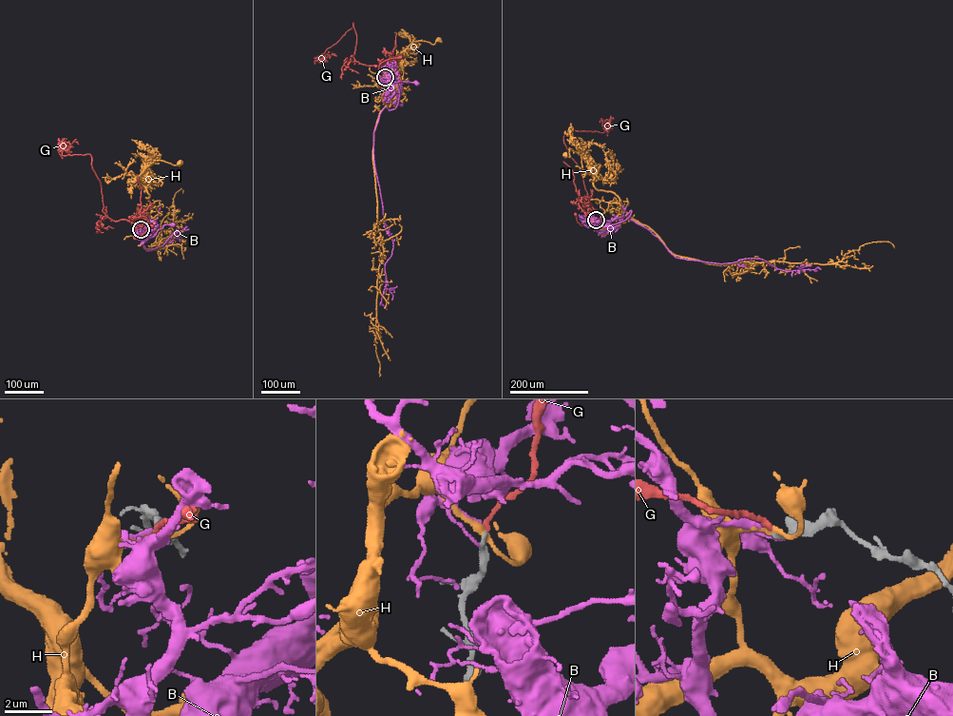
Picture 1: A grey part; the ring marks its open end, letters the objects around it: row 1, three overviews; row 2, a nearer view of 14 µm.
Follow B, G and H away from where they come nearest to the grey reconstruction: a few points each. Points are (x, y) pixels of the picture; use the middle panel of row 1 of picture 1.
B: (385, 77), (395, 82), (416, 84)
G: (385, 77), (395, 59), (390, 56), (378, 68), (379, 65), (400, 57)
H: (385, 77), (385, 99), (394, 100), (393, 82), (399, 69), (393, 59), (413, 41), (434, 44), (439, 39)

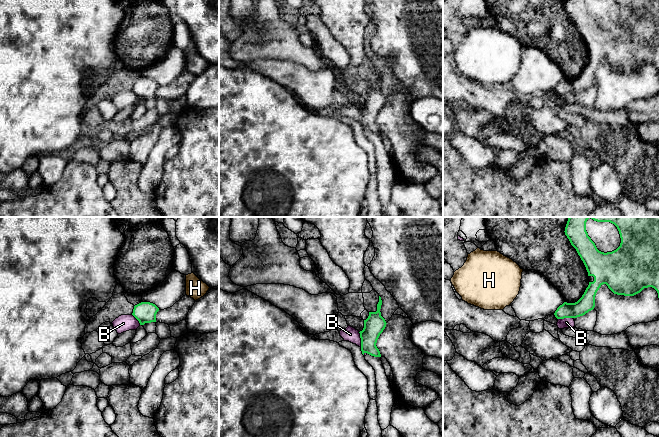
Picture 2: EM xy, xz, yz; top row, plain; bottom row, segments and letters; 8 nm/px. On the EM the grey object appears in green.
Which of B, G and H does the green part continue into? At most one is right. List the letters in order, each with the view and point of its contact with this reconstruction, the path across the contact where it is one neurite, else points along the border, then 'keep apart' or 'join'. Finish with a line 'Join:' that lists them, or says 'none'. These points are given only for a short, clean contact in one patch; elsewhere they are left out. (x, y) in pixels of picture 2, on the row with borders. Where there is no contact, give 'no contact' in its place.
B: meets green in xz at (361, 339); border along xz (358, 332), (361, 338), (361, 346); keep apart
G: no contact; join
H: no contact; keep apart
Join: G

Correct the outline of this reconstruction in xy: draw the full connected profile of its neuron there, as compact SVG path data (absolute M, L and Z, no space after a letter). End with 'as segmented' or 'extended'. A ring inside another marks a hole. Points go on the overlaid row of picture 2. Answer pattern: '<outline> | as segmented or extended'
M141 302L134 306L132 315L139 321L140 325L156 322L156 314L159 308L150 302Z | as segmented

